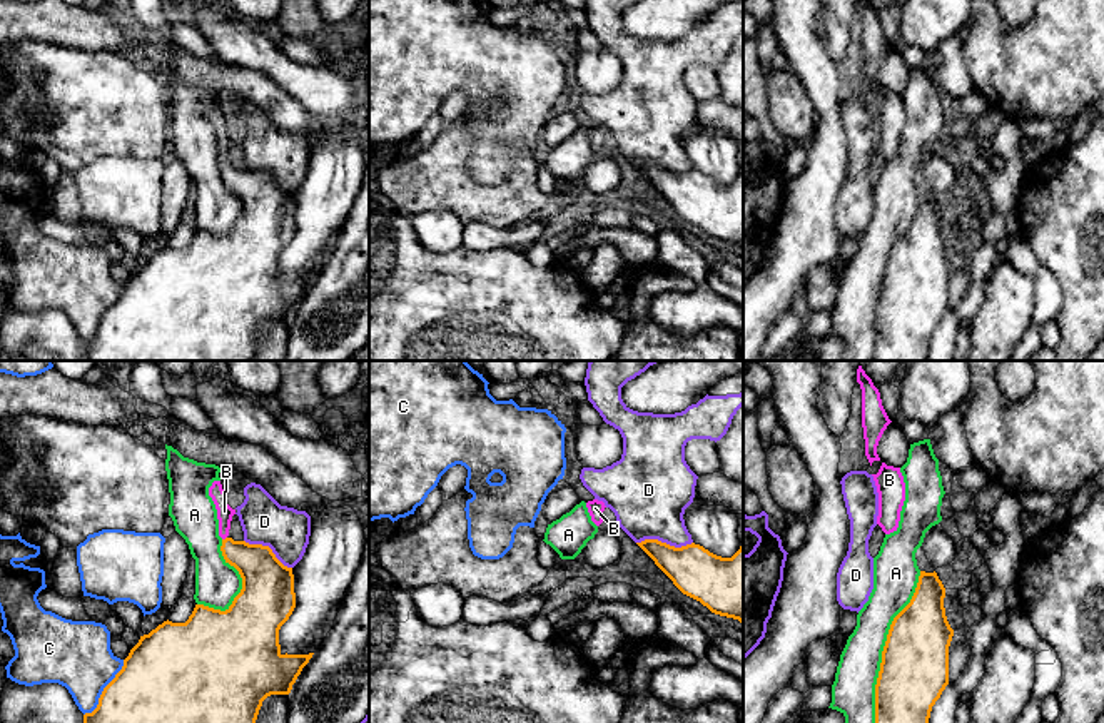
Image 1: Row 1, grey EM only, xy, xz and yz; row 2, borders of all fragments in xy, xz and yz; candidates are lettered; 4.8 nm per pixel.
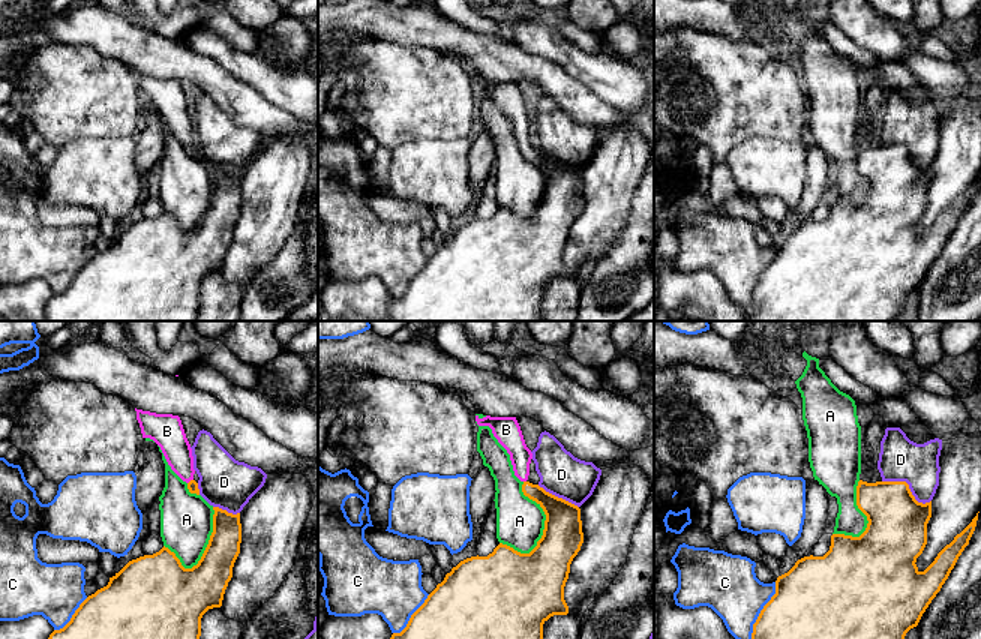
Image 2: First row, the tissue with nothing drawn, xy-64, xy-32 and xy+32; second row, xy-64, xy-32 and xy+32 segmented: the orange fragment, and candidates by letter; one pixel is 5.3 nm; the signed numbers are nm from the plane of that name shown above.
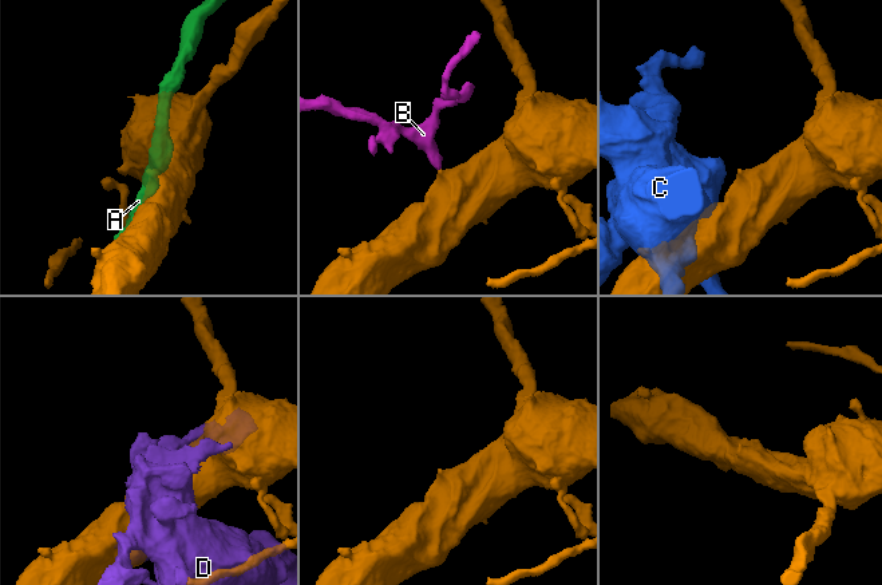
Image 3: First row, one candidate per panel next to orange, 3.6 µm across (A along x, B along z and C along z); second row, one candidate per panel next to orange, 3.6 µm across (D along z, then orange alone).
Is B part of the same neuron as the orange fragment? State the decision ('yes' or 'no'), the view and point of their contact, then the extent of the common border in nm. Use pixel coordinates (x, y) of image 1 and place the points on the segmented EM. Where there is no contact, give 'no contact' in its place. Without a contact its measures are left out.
yes; meets orange in xy at (226, 538); contact 30 nm long

